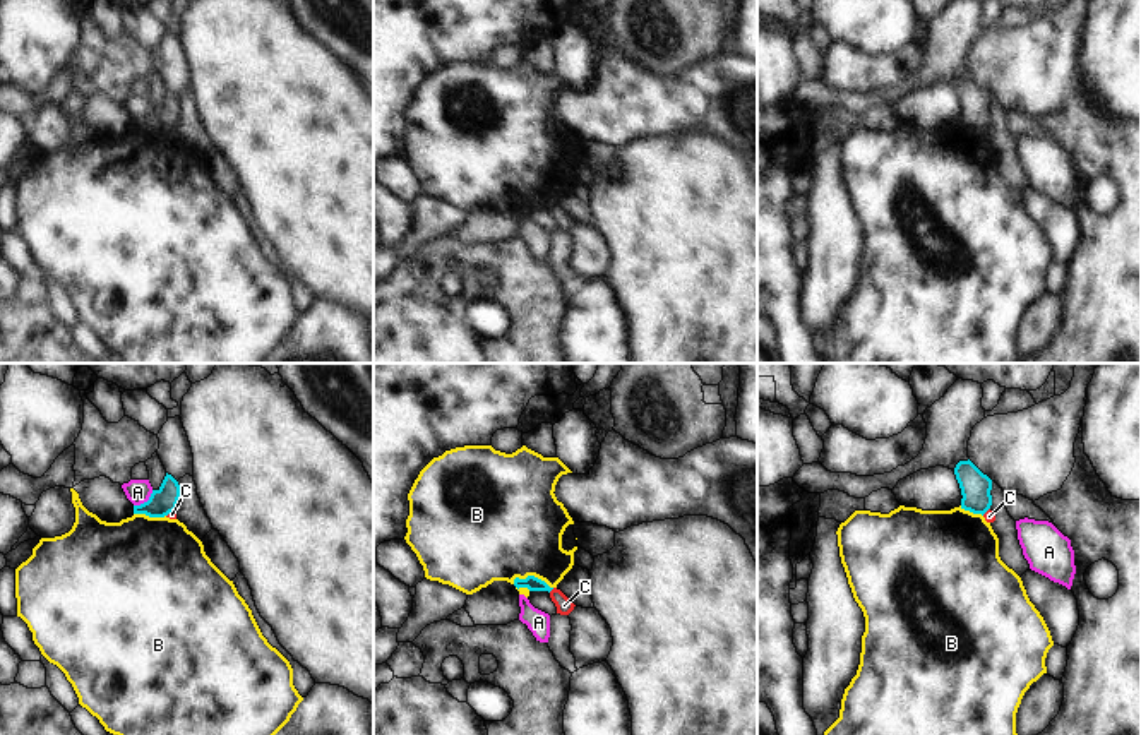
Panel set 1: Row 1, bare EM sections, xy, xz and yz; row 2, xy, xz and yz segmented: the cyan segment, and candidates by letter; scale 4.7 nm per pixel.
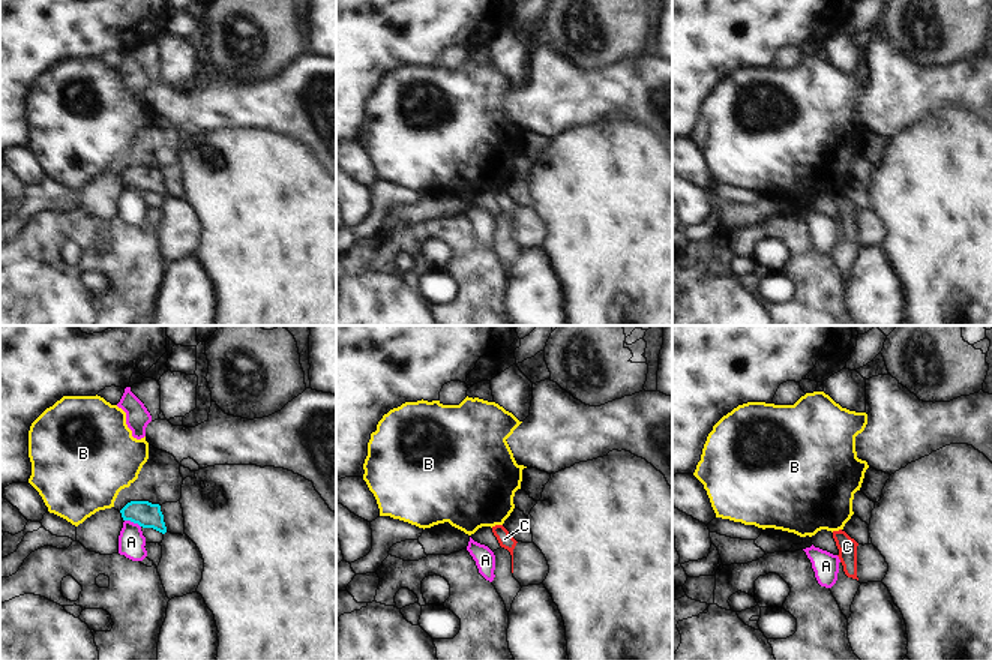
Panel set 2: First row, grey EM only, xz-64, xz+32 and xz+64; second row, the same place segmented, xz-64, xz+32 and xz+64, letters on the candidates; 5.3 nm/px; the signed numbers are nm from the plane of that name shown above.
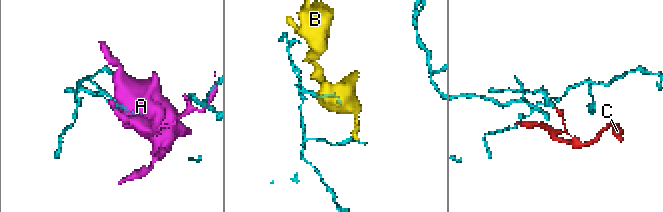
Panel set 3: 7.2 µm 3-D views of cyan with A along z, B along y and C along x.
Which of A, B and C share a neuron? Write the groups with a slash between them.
A / B / C

